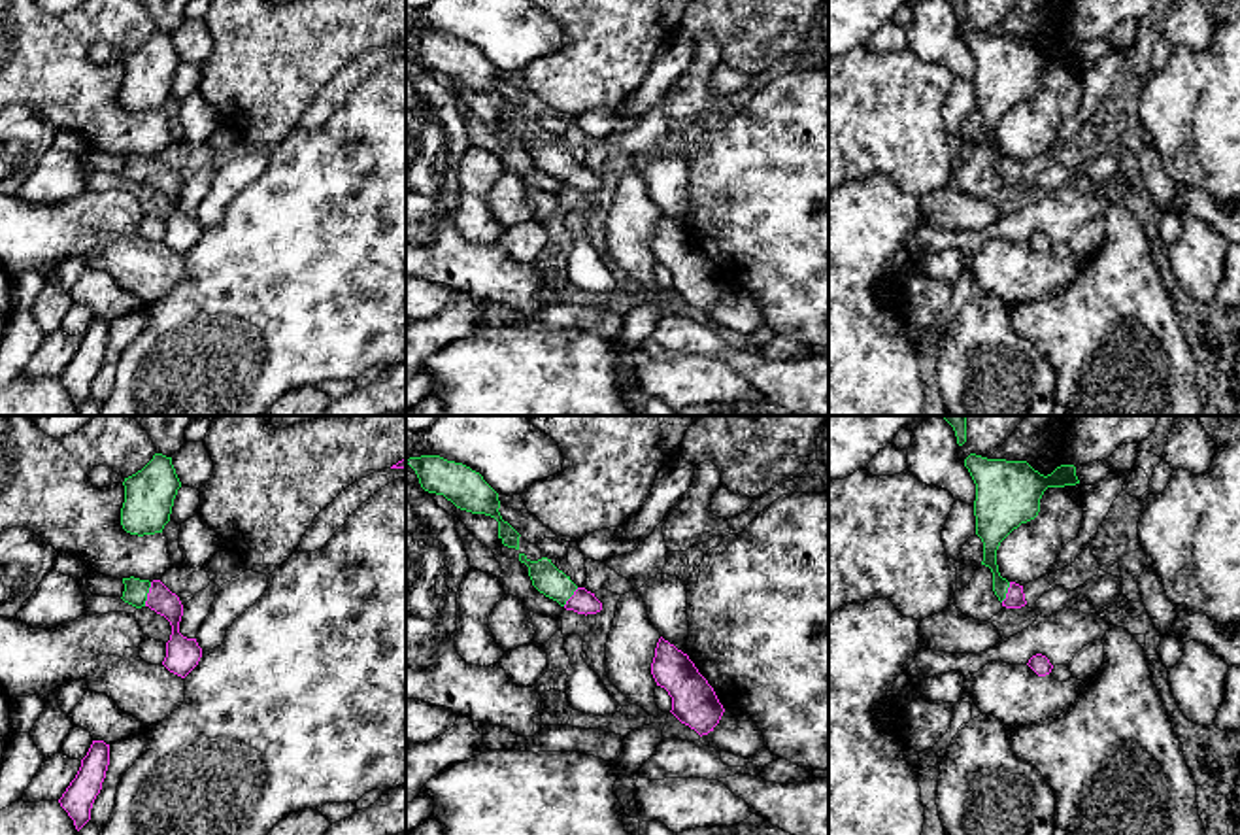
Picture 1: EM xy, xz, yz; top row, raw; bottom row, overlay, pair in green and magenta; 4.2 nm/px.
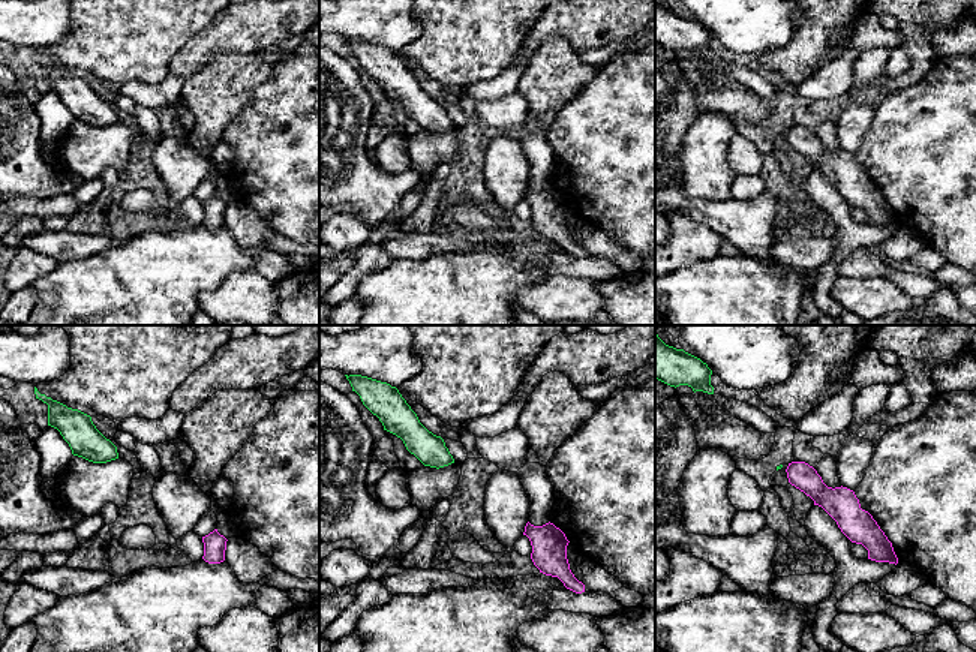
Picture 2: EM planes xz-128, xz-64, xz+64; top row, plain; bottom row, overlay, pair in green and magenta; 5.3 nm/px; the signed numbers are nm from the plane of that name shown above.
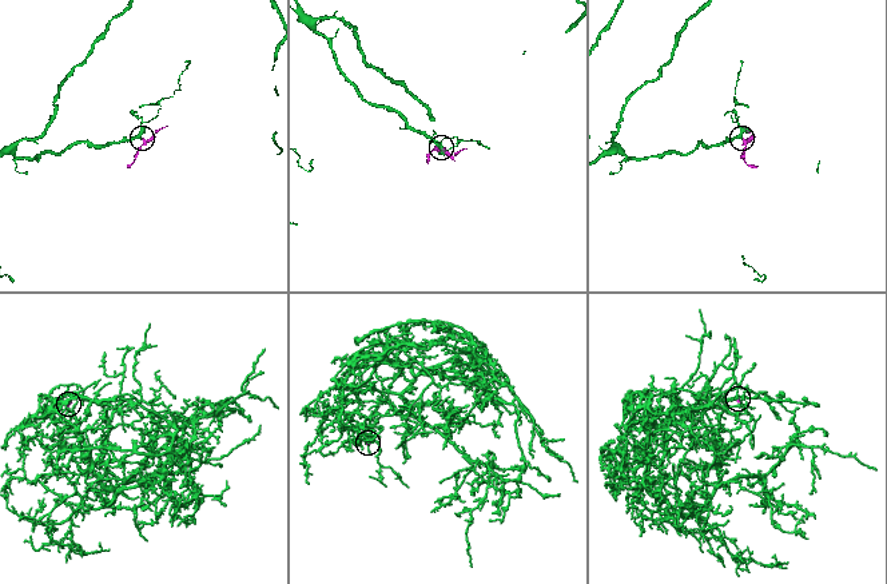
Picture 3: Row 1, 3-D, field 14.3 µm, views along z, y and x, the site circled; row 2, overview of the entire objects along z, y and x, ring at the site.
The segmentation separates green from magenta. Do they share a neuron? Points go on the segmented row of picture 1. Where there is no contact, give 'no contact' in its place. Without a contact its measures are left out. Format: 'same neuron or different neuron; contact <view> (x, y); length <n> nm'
same neuron; contact xy (146, 594); length 110 nm

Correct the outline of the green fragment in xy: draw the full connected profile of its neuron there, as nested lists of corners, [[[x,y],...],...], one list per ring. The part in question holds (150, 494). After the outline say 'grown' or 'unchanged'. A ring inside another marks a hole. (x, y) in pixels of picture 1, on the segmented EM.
[[[155,453],[142,470],[125,478],[123,486],[123,529],[138,537],[162,533],[181,487],[172,457]]] | unchanged

